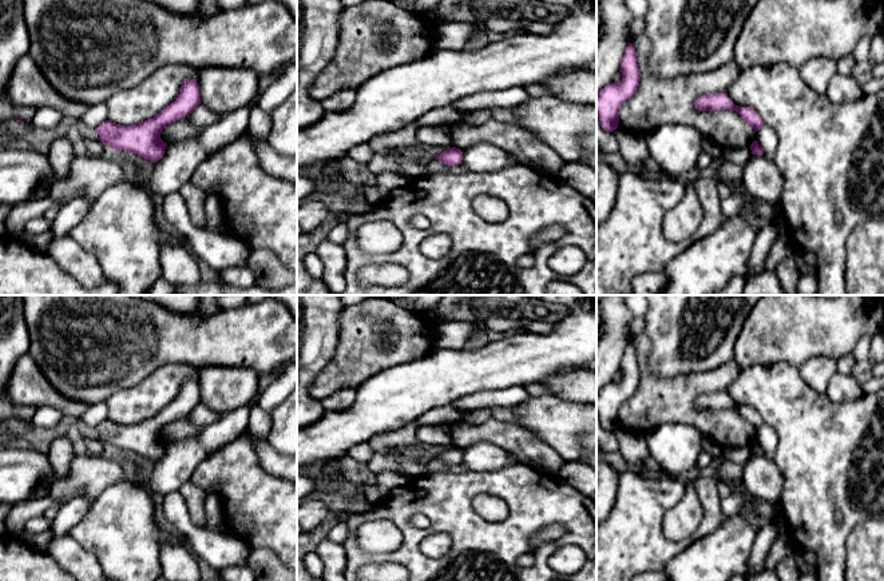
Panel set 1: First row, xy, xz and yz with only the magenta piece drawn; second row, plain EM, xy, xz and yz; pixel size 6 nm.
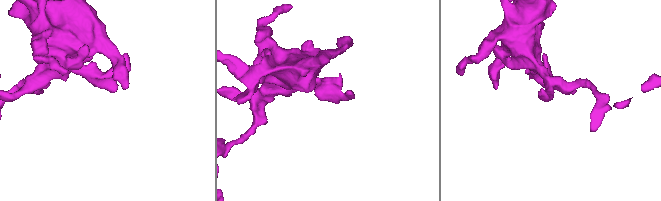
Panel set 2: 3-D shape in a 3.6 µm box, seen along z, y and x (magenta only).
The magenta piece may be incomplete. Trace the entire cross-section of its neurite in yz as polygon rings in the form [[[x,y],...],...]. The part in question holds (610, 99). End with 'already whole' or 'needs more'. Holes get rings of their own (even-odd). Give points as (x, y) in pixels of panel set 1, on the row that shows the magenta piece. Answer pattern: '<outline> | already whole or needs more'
[[[631,43],[627,44],[621,61],[622,80],[619,83],[609,83],[596,95],[596,116],[600,127],[607,132],[614,132],[619,123],[619,110],[622,104],[630,99],[638,89],[641,72],[635,48]]] | already whole

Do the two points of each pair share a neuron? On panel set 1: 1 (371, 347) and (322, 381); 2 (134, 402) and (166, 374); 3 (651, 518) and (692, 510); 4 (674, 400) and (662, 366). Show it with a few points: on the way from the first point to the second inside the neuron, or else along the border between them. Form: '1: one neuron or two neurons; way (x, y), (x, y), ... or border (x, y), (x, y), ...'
1: one neuron; way (359, 359), (335, 381)
2: one neuron; way (142, 398), (158, 382)
3: two neurons; border (684, 492), (664, 516), (664, 534), (672, 541)
4: two neurons; border (646, 363), (659, 377), (676, 377), (697, 371)

